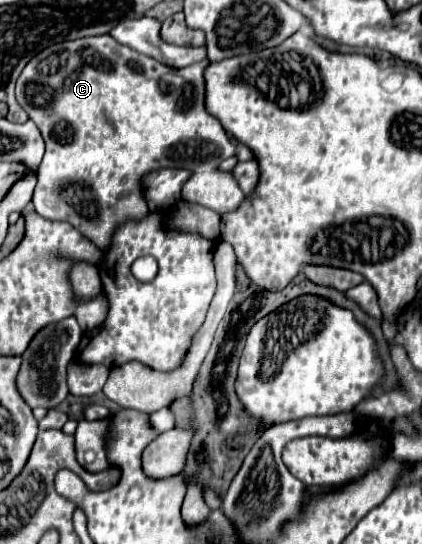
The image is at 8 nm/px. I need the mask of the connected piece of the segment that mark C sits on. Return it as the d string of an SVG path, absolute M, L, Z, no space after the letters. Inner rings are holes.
M104 34L104 36L90 36L90 38L78 38L78 40L70 40L70 42L60 42L54 46L44 48L42 52L38 52L22 70L18 82L16 82L16 100L20 102L20 106L28 112L28 116L36 122L36 126L40 128L44 142L46 142L46 154L44 160L38 168L40 176L38 176L38 184L34 190L34 198L32 204L36 208L36 212L44 218L50 220L64 220L64 222L72 222L90 242L94 242L102 252L106 252L106 244L110 244L110 236L114 236L114 228L120 228L126 220L142 220L142 216L148 214L148 206L144 200L144 194L140 190L140 180L144 174L148 174L150 170L156 168L186 168L192 170L192 178L184 184L182 188L182 198L194 204L202 204L208 206L212 210L216 210L218 214L226 214L232 212L234 208L238 208L238 204L244 200L244 192L238 188L236 180L232 178L230 172L218 172L218 164L230 156L238 156L238 146L230 142L228 134L224 132L222 124L210 116L204 108L204 68L206 64L194 64L194 66L186 66L182 70L174 70L168 68L164 64L160 64L158 60L140 54L128 46L118 44L112 36ZM42 96L52 96L48 100L46 106L42 106Z

